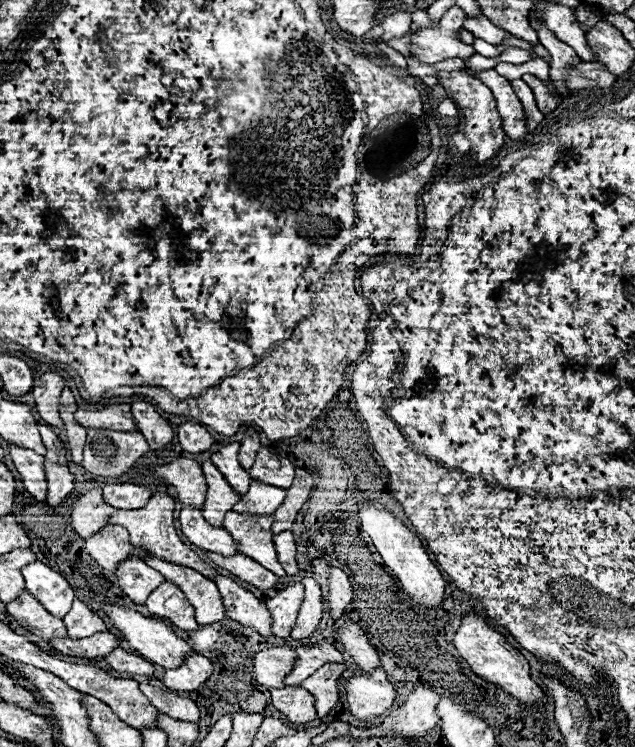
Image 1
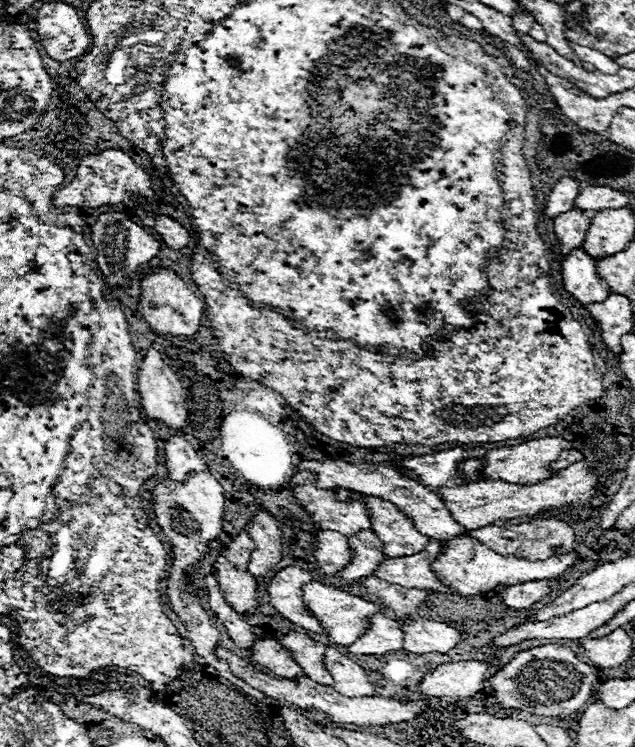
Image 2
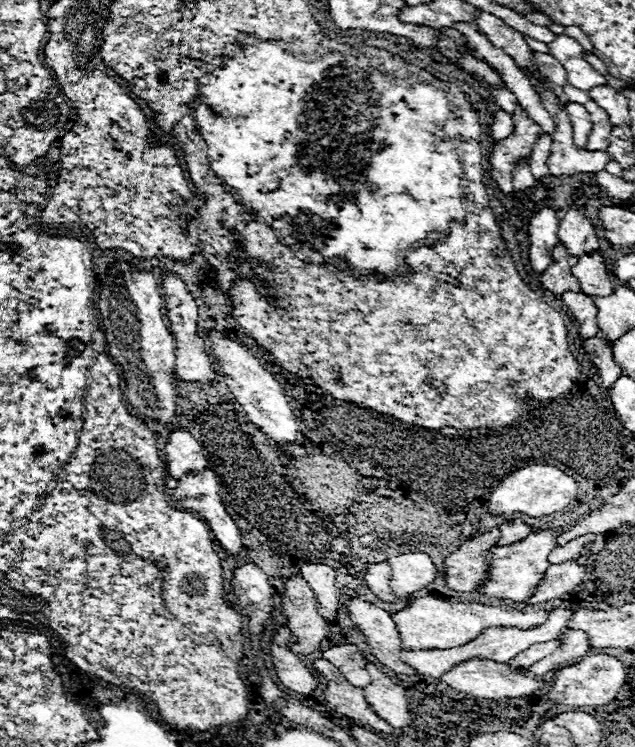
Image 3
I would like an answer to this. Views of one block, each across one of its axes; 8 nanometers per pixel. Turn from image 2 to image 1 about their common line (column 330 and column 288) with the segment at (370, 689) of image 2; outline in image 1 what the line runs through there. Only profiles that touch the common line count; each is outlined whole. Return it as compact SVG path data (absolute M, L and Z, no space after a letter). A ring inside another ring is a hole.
M272 646L252 656L256 680L266 688L286 688L284 678L296 662L296 652L288 646Z

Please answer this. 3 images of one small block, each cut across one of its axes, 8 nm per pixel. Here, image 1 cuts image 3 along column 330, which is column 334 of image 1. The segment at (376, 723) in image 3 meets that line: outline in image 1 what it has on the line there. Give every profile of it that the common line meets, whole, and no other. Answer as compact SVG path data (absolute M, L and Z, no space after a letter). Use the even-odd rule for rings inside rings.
M324 664L314 676L302 682L302 686L316 698L318 718L328 716L328 712L340 702L338 680L342 680L344 670L346 664Z

